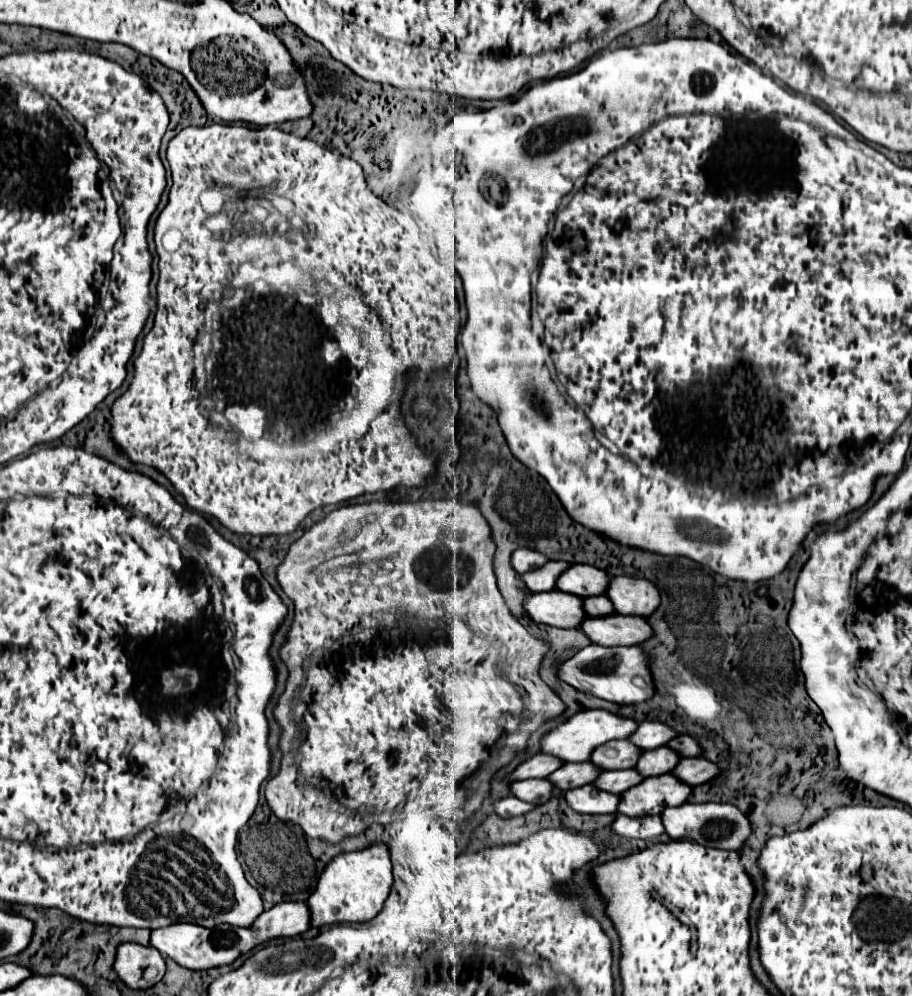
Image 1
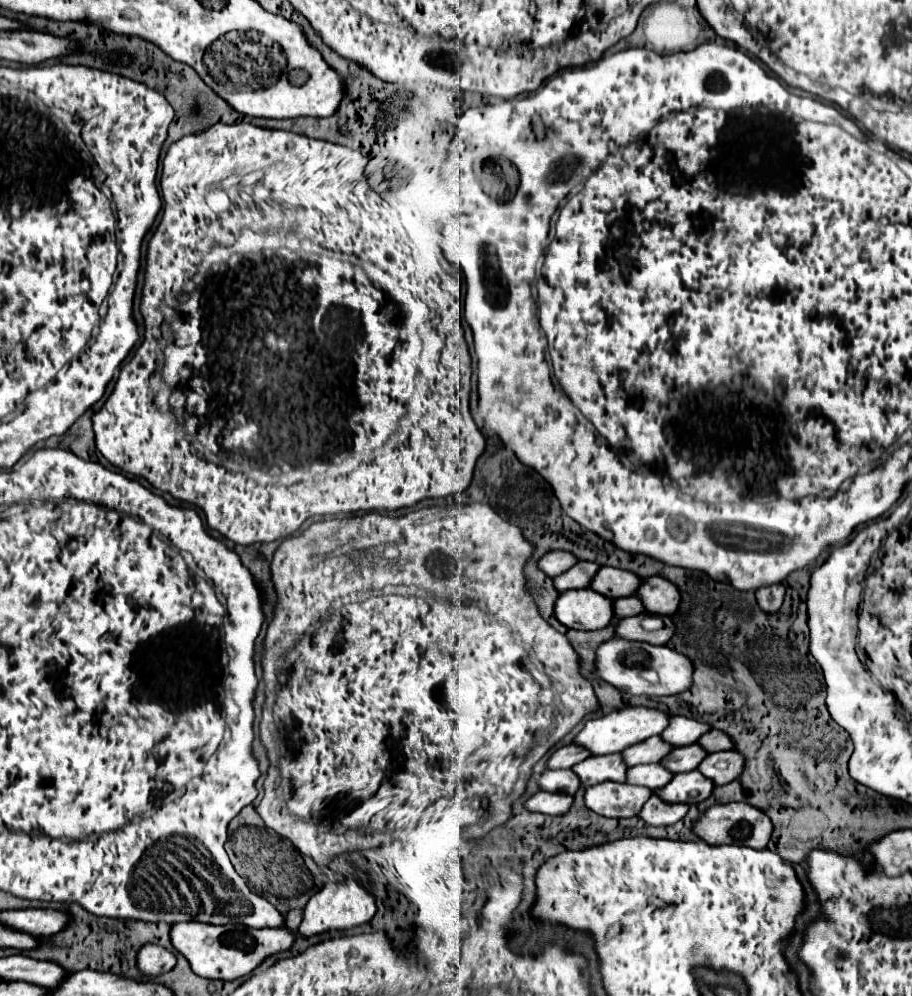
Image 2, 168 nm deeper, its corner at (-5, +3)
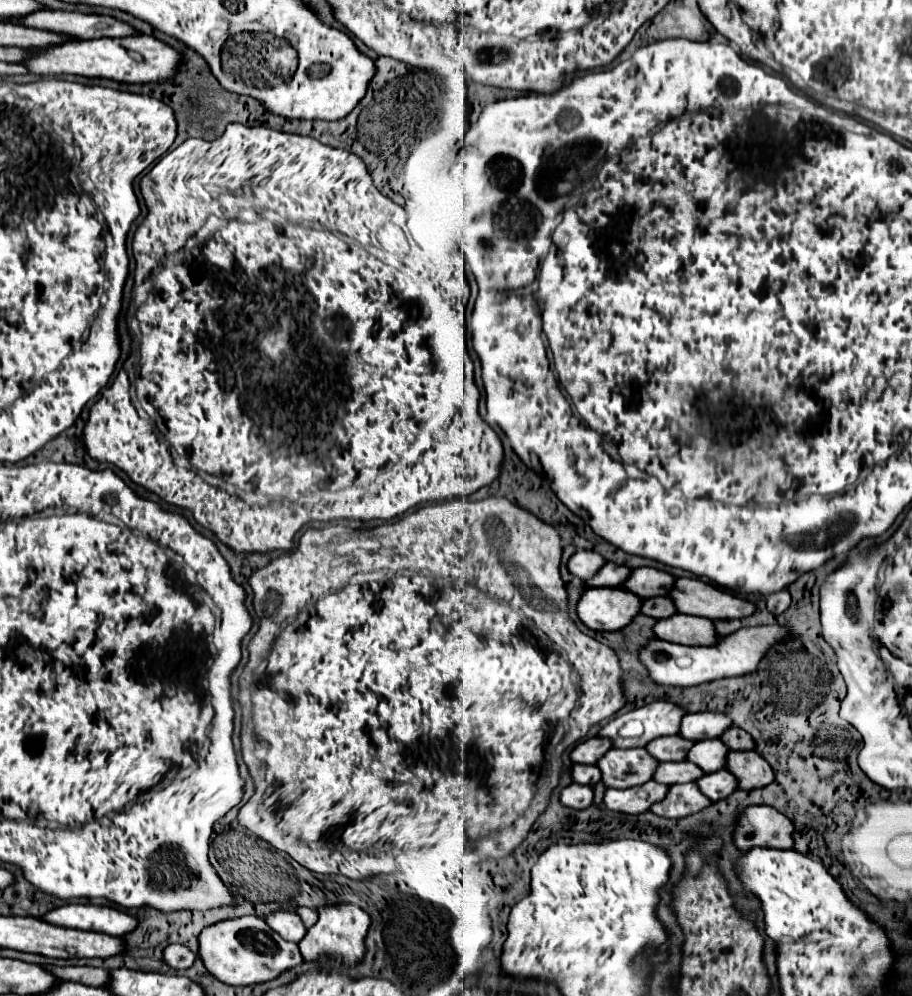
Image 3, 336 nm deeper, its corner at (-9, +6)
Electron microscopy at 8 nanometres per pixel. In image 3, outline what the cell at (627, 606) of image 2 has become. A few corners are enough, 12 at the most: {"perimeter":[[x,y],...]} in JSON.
{"perimeter":[[668,597],[642,601],[640,613],[654,619],[674,615]]}

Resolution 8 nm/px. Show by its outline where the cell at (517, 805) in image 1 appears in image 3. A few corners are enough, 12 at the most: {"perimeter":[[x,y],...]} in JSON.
{"perimeter":[[568,785],[560,803],[570,809],[584,809],[592,803],[590,785]]}

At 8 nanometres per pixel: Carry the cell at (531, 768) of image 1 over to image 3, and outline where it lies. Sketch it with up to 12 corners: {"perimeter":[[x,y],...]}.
{"perimeter":[[592,737],[572,749],[572,763],[594,765],[610,747]]}

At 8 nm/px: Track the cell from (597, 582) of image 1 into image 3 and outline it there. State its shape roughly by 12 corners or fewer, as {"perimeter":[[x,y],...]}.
{"perimeter":[[652,567],[632,569],[620,587],[638,597],[666,595],[674,577]]}

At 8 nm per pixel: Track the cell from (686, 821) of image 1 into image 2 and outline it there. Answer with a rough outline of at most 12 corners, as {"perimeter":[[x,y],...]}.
{"perimeter":[[746,802],[716,804],[694,832],[708,844],[768,846],[772,820]]}

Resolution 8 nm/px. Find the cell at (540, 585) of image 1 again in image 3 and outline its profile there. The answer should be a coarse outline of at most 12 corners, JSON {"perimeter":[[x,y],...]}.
{"perimeter":[[604,563],[586,587],[618,587],[630,575],[628,567]]}

